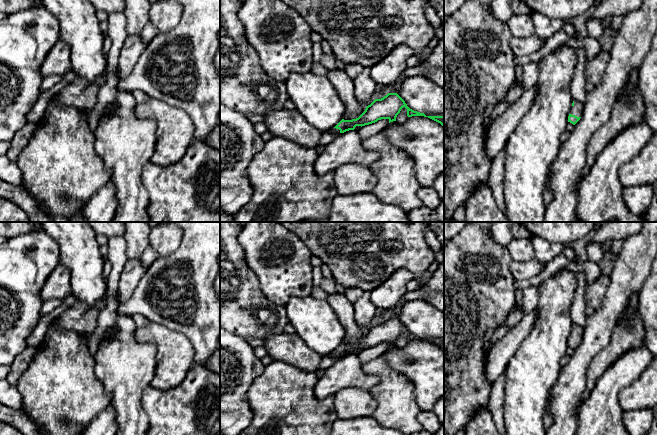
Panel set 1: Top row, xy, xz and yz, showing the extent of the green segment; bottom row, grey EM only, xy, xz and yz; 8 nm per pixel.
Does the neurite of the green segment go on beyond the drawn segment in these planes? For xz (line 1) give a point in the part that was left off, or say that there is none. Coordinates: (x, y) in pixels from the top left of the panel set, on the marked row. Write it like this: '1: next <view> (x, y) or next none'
1: next xz (334, 130)

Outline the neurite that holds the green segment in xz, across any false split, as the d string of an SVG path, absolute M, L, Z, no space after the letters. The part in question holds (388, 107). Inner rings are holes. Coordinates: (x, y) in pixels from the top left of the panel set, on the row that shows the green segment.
M388 93L381 99L375 99L358 118L352 120L342 119L330 132L344 133L349 130L354 130L356 126L362 127L381 119L388 119L389 123L396 121L396 117L403 107L407 109L408 117L424 116L444 126L444 116L426 116L424 113L410 109L397 93Z

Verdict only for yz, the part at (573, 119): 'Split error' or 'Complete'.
Split error

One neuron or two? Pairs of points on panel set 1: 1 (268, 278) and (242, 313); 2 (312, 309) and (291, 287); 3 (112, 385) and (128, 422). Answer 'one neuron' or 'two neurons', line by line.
1: two neurons
2: two neurons
3: one neuron

